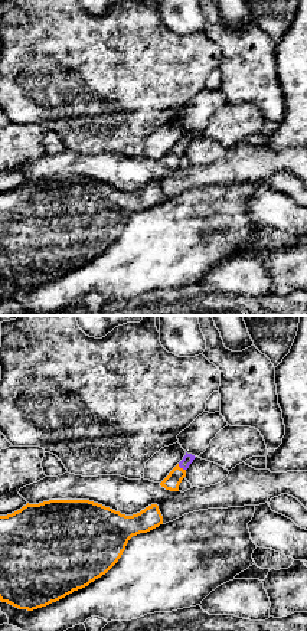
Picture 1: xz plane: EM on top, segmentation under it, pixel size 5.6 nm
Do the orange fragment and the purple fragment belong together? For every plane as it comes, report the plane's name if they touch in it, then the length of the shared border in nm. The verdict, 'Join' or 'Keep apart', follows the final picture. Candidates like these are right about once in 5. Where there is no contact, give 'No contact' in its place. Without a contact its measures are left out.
Touches orange in xz. Shared border 60 nm

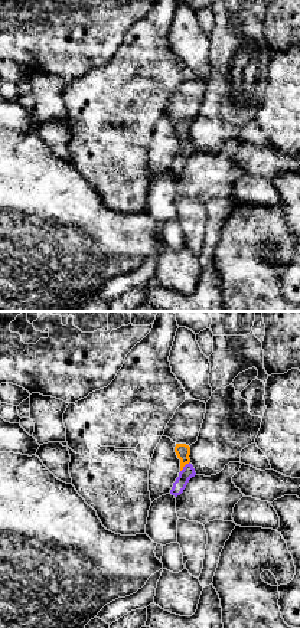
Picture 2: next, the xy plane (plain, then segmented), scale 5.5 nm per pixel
Touches orange in xy. Shared border 80 nm

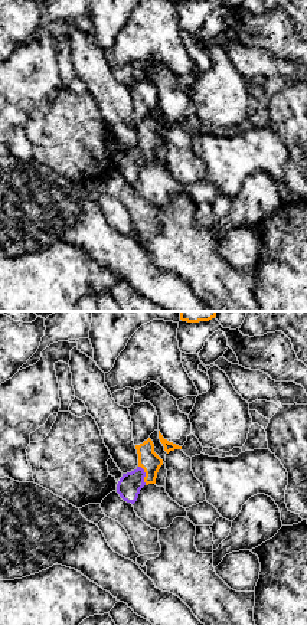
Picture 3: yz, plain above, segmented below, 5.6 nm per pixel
Touches orange in yz. Shared border 120 nm

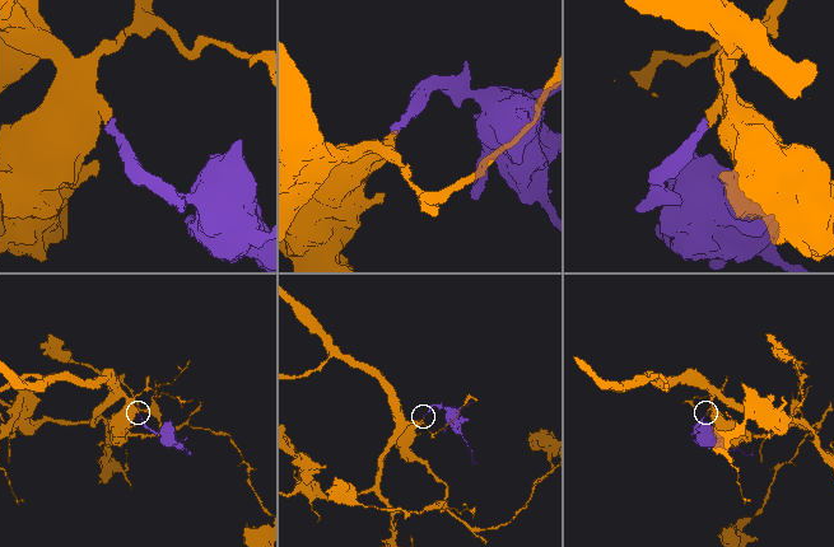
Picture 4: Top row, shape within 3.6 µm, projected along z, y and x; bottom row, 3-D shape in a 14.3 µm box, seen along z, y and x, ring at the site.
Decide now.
Join

